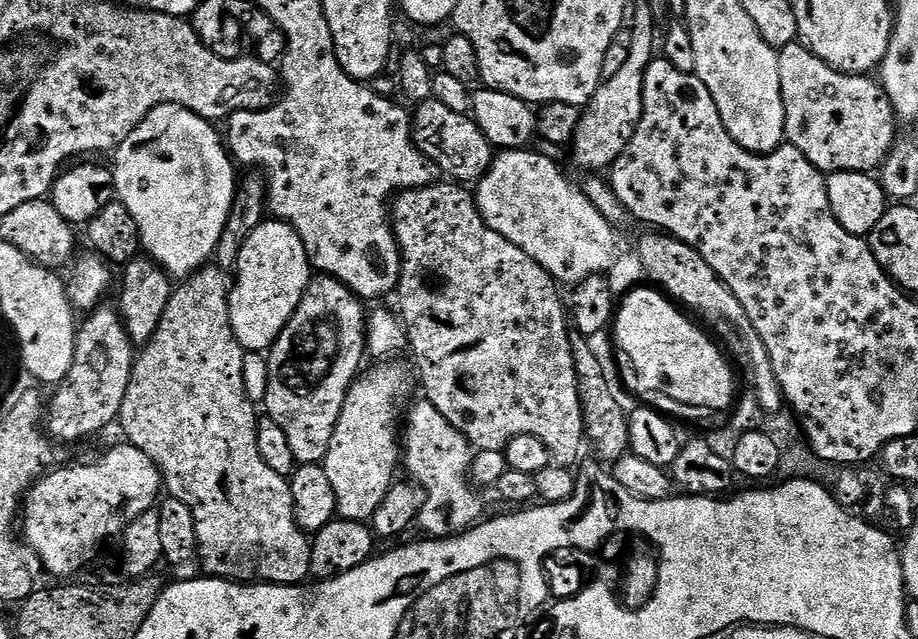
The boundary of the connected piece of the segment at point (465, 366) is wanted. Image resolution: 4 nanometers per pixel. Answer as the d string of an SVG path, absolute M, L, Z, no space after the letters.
M437 182L426 188L409 188L399 193L390 208L390 219L396 233L396 240L400 243L400 308L398 316L404 325L408 338L408 348L416 355L416 364L420 367L420 380L424 383L423 395L436 407L438 414L446 418L468 439L473 449L480 452L498 452L507 449L508 444L515 436L534 434L534 438L542 438L550 450L553 461L557 465L572 466L580 447L585 447L586 433L584 431L584 411L580 405L580 391L574 370L572 357L573 337L570 333L570 320L566 315L566 304L556 293L557 281L542 267L530 254L518 250L514 242L502 238L482 218L480 207L476 205L475 195L467 187L456 182Z

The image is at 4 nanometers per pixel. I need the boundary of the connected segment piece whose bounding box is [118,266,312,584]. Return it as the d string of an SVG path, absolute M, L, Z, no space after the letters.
M205 266L199 272L188 277L187 280L177 283L175 285L170 302L166 306L166 314L162 314L162 322L158 322L158 330L154 334L154 338L150 338L148 344L143 345L144 352L135 357L132 366L132 377L130 378L130 386L126 386L126 398L122 398L122 406L120 407L120 415L118 417L119 427L124 427L127 443L133 444L138 450L142 450L142 454L146 454L152 461L160 468L160 475L166 481L166 492L171 499L178 502L186 502L186 506L190 506L190 514L194 514L194 530L198 530L198 542L200 547L198 549L199 563L204 563L204 568L209 577L218 580L230 580L242 584L304 584L309 579L312 567L310 566L310 558L312 557L312 545L309 537L298 526L298 522L294 518L294 498L292 497L292 485L285 477L274 474L274 470L270 470L270 466L266 466L266 462L262 462L262 454L258 454L258 419L256 420L256 412L258 412L257 405L253 404L252 400L246 394L246 386L242 382L242 362L244 361L245 350L242 345L236 340L236 335L232 329L230 322L230 310L228 309L228 293L230 291L230 276L223 272L220 268L212 268L213 266Z

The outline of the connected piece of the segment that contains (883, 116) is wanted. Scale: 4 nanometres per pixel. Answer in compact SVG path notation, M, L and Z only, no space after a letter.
M793 42L779 49L778 69L781 79L782 104L785 106L787 143L793 144L815 168L825 174L833 172L875 173L888 158L897 139L898 121L879 79L868 74L839 72L818 58L803 43Z

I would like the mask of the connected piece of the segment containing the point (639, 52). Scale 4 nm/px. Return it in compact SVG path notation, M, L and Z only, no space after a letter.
M648 4L635 5L630 16L630 55L618 74L607 77L600 89L592 96L590 103L583 105L578 130L570 145L576 164L588 174L600 174L611 169L613 162L626 150L630 138L634 138L634 130L642 118L644 109L644 75L652 65L654 53L658 48L658 32L652 21L652 8Z

